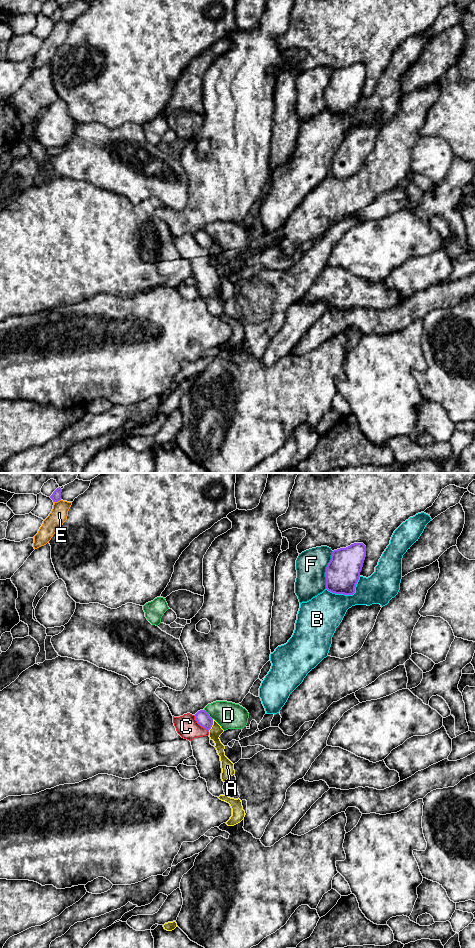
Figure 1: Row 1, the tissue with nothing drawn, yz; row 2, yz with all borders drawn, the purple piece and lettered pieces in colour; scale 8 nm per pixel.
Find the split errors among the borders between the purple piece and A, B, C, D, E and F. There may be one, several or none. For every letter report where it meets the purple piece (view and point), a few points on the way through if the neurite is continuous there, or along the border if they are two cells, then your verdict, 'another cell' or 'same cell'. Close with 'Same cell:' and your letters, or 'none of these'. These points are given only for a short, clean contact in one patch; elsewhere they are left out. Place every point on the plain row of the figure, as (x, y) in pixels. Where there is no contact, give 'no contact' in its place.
A: contact yz (212, 244); another cell
B: contact yz (348, 114); another cell
C: contact yz (199, 244); border yz (193, 235), (194, 239), (208, 252); another cell
D: contact yz (208, 234); border yz (204, 229), (212, 239); another cell
E: contact yz (57, 21); another cell
F: contact yz (326, 90); another cell
Same cell: none of these

